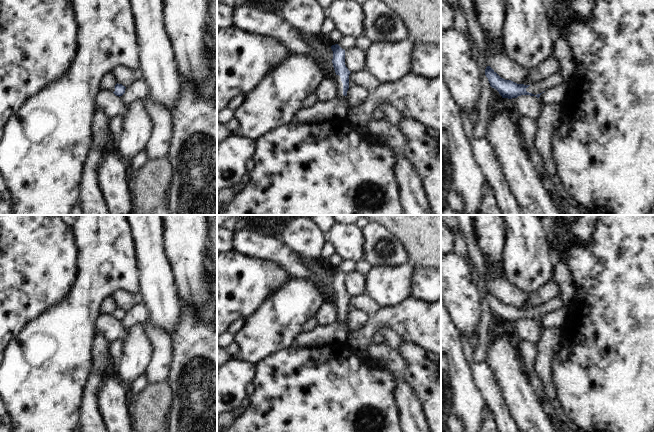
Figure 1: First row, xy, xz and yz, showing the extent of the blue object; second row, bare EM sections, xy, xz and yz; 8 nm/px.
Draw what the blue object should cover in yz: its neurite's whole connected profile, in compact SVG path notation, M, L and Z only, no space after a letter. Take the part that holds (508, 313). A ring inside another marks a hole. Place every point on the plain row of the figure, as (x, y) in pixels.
M490 290L485 293L490 310L496 313L502 322L517 322L521 319L540 321L546 314L554 311L561 311L566 308L561 298L553 298L541 306L531 307L530 309L517 308L511 304L501 302Z

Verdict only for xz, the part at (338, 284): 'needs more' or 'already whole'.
needs more

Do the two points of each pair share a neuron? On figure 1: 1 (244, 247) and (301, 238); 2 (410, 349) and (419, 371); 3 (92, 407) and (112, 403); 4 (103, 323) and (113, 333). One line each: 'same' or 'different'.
1: different
2: same
3: different
4: same

